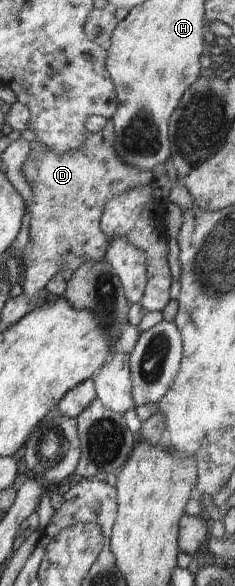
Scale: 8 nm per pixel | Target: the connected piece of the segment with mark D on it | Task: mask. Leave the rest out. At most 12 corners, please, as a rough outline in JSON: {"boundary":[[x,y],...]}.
{"boundary":[[110,119],[76,149],[29,142],[30,299],[105,259],[104,204],[154,187],[124,163]]}

